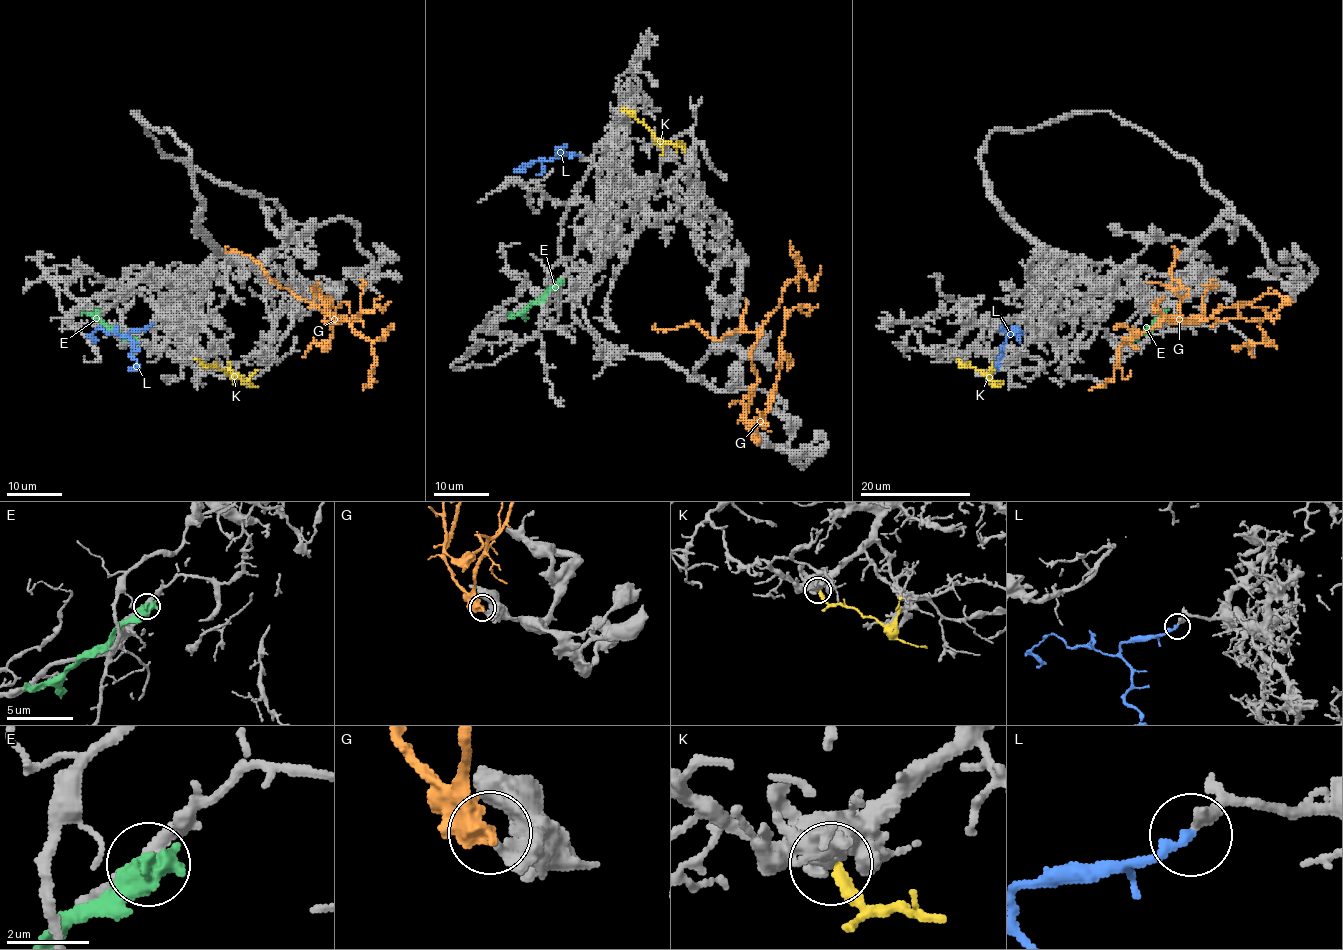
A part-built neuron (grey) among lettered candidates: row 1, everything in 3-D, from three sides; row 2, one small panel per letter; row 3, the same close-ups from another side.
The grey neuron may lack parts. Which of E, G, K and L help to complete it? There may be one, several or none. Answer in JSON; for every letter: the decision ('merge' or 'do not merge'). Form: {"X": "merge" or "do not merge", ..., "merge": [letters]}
{"E": "do not merge", "G": "do not merge", "K": "do not merge", "L": "merge", "merge": ["L"]}

